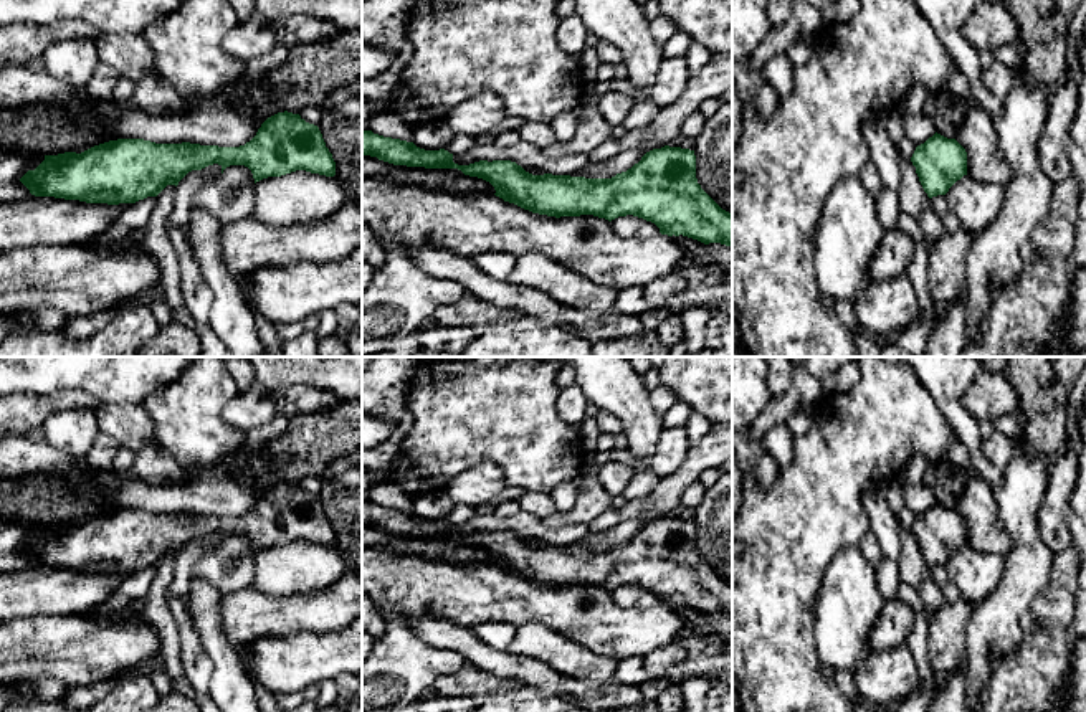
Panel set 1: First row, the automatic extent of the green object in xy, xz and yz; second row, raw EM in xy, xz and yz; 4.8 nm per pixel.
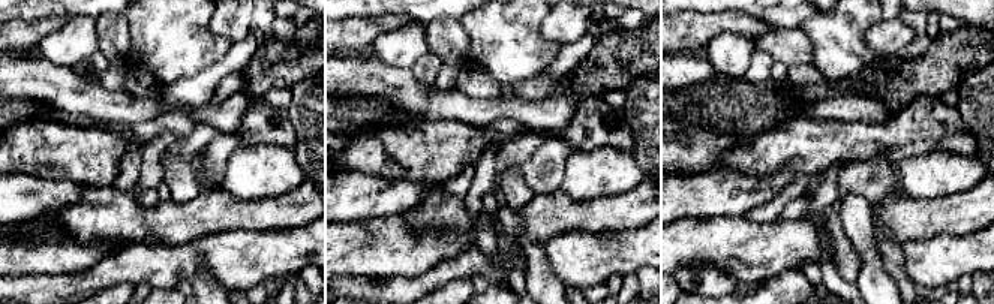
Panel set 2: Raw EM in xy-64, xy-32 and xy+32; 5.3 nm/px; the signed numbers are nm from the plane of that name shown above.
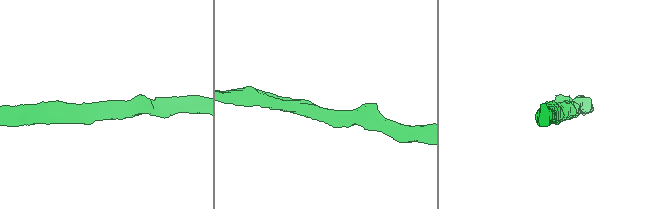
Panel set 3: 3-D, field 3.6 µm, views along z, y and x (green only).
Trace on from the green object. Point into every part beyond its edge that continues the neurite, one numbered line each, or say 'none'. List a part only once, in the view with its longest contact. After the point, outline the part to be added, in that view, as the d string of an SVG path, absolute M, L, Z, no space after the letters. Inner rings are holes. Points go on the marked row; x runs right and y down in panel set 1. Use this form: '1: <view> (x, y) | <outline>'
none

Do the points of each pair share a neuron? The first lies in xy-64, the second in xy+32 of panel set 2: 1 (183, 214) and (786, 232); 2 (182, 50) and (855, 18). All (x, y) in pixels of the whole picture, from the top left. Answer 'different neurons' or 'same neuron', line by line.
1: different neurons
2: same neuron

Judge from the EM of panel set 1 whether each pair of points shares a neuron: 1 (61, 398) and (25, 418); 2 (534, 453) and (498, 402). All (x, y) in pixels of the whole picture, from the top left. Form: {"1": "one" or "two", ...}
{"1": "one", "2": "one"}

